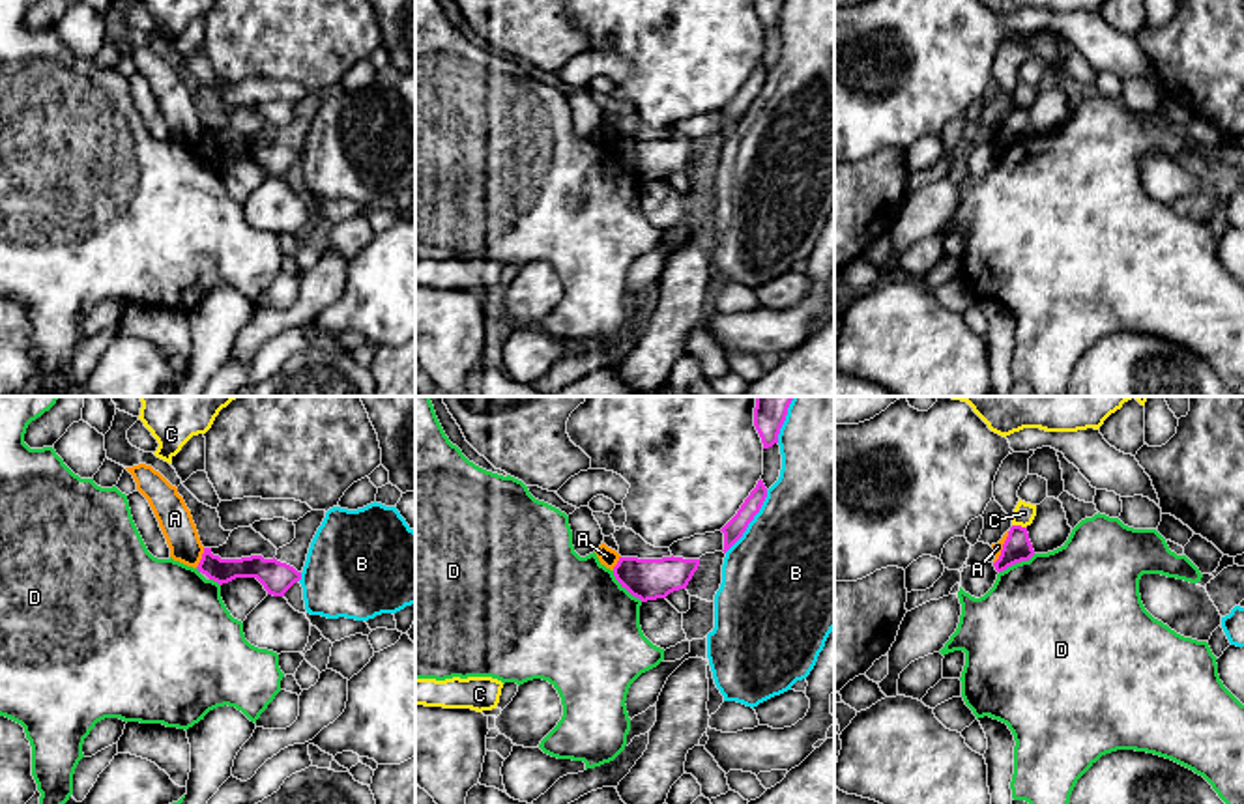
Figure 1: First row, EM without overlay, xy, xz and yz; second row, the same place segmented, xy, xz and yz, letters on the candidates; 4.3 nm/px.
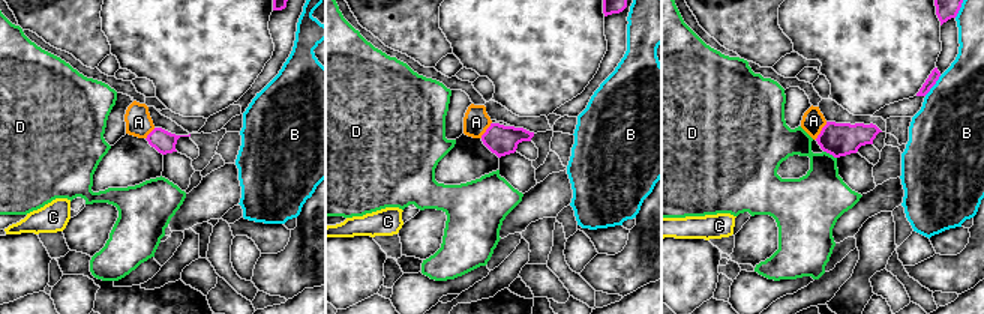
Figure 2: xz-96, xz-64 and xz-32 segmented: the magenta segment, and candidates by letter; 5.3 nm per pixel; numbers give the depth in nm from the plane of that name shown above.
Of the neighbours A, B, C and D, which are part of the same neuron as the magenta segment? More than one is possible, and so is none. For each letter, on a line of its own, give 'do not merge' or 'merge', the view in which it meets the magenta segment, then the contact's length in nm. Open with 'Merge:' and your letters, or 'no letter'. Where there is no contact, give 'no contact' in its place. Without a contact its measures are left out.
Merge: no letter
A: do not merge; meets magenta in xy; contact 100 nm long
B: do not merge; meets magenta in xz; contact 320 nm long
C: do not merge; meets magenta in yz; contact 70 nm long
D: do not merge; meets magenta in xz; contact 190 nm long

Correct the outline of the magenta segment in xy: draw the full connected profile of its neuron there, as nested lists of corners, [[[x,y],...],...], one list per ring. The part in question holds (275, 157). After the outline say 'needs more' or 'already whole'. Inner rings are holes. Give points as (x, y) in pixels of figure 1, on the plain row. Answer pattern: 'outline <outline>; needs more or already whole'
outline [[[204,129],[196,150],[219,166],[236,159],[256,159],[268,176],[273,178],[284,178],[284,174],[301,161],[301,153],[275,138],[264,140],[262,136],[251,136],[241,140],[221,140],[211,135],[211,129]]]; already whole

